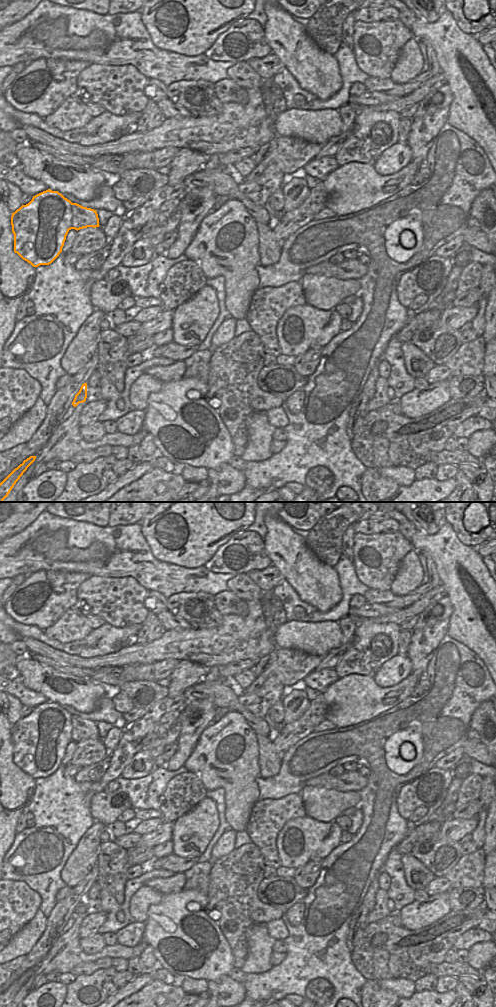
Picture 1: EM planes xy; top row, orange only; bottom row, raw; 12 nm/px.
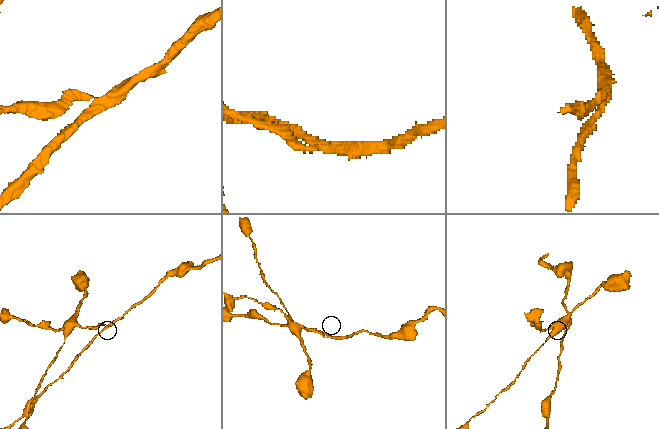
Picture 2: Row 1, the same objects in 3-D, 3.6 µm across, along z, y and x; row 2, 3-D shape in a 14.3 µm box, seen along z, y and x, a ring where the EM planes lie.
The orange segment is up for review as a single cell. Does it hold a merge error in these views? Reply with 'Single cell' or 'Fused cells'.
Fused cells

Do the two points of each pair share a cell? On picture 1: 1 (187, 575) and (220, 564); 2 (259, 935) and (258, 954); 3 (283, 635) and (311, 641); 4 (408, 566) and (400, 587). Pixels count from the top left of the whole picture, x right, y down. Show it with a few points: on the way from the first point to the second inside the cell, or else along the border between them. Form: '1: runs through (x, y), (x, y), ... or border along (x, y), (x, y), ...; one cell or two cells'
1: border along (203, 565), (213, 572), (229, 573); two cells
2: runs through (259, 940), (259, 949); one cell
3: runs through (290, 635), (304, 636); one cell
4: runs through (408, 571), (408, 578), (404, 582); one cell

